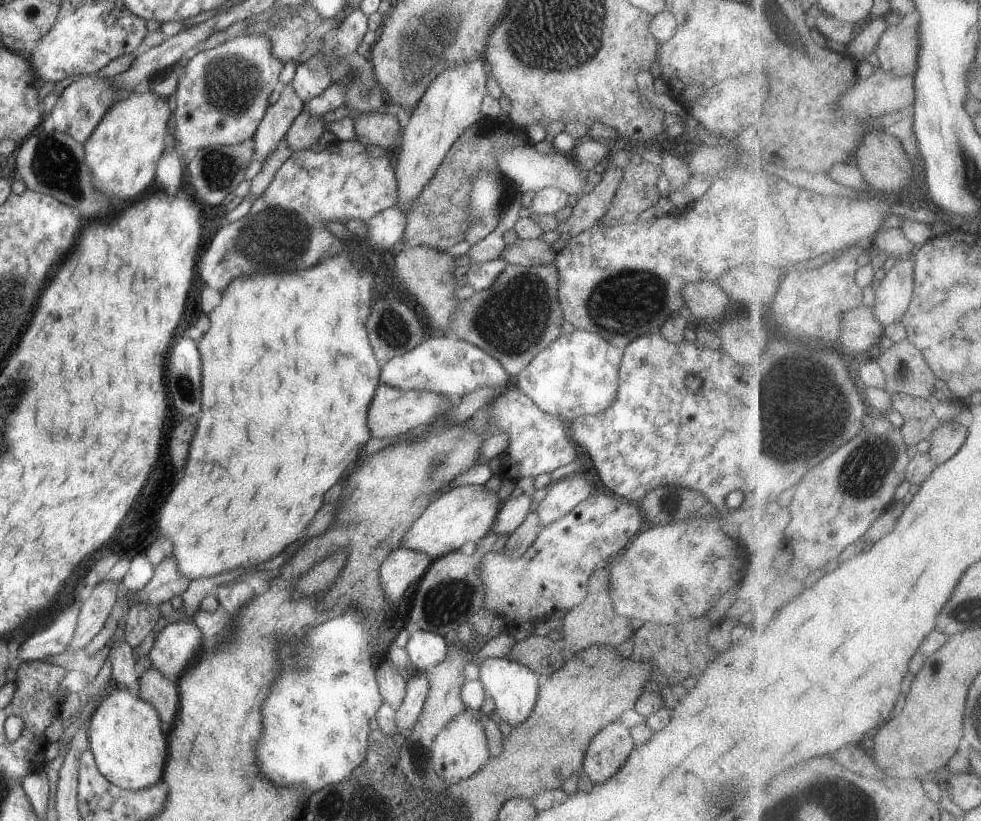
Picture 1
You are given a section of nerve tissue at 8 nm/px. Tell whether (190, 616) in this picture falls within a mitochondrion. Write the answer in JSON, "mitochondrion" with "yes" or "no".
{"mitochondrion":"no"}

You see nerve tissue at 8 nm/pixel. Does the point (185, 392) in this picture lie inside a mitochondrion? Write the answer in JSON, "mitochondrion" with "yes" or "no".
{"mitochondrion":"yes"}

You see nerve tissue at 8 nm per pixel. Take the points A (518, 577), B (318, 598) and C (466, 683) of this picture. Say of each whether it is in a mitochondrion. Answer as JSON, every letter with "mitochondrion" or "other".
{"A":"mitochondrion","B":"other","C":"other"}

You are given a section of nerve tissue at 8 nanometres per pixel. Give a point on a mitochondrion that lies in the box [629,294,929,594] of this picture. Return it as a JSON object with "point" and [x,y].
{"point":[796,428]}

